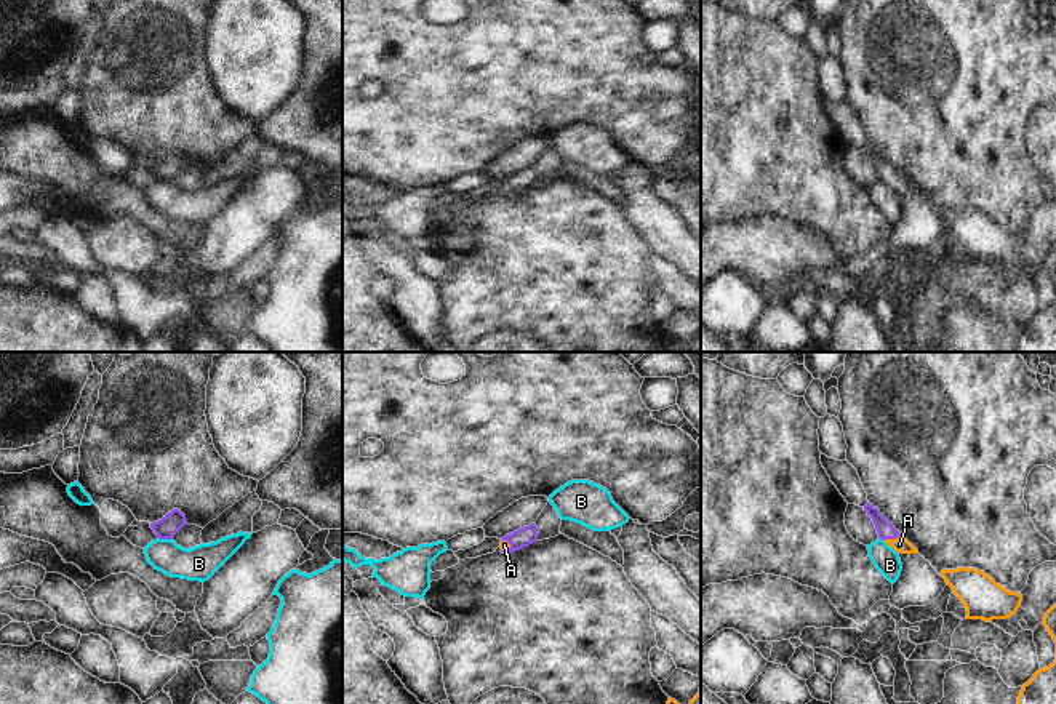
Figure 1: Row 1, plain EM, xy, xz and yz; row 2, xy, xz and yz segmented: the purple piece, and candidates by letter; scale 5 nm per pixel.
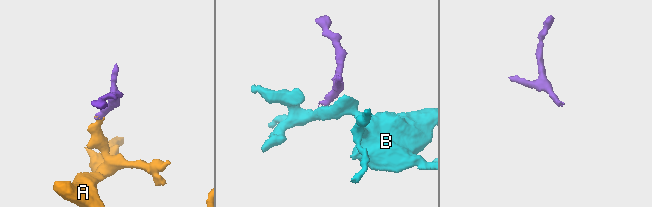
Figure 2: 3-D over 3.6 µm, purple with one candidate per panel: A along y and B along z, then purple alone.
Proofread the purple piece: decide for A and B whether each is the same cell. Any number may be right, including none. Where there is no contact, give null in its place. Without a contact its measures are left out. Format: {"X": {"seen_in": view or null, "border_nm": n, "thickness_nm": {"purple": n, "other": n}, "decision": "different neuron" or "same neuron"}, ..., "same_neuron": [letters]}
{"A": {"seen_in": "yz", "border_nm": 100, "thickness_nm": {"purple": 90, "other": 80}, "decision": "same neuron"}, "B": {"seen_in": "xy", "border_nm": 70, "thickness_nm": {"purple": 110, "other": 180}, "decision": "different neuron"}, "same_neuron": ["A"]}

